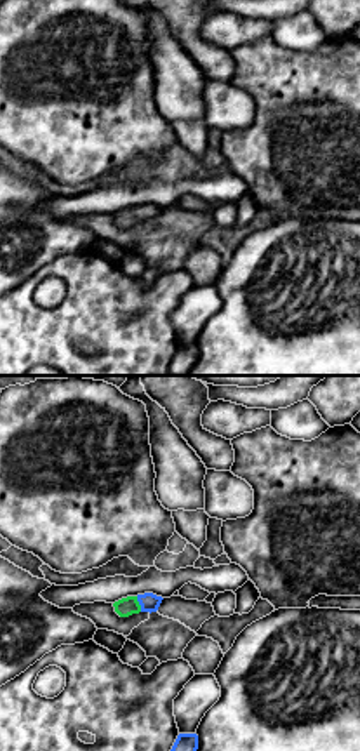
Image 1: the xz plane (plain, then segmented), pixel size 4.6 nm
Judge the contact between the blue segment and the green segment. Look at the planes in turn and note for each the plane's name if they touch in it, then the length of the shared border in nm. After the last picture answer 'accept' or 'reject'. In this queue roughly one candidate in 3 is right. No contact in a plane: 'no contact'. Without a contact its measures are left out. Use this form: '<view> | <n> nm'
xz | 80 nm

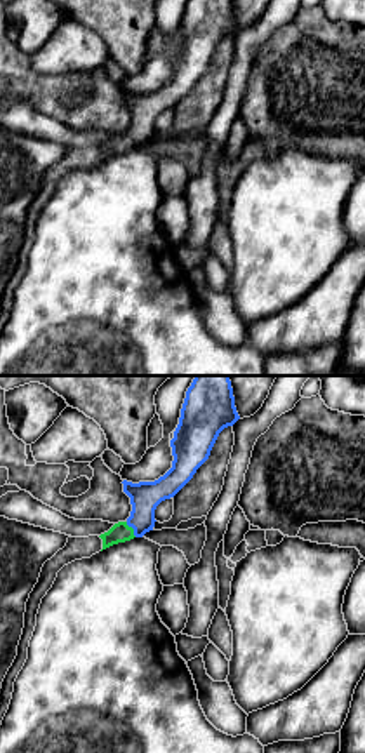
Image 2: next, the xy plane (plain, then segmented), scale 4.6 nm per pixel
xy | 90 nm

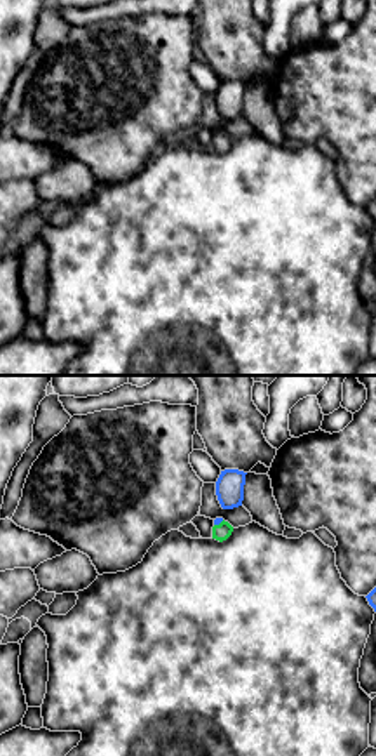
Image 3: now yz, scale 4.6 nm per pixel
yz | 50 nm

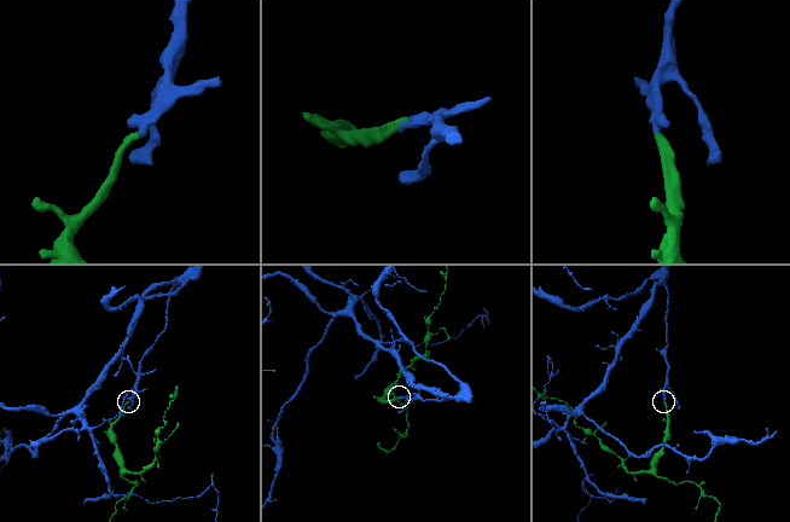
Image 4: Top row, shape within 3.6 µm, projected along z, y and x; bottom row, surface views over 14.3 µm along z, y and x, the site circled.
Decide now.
accept

